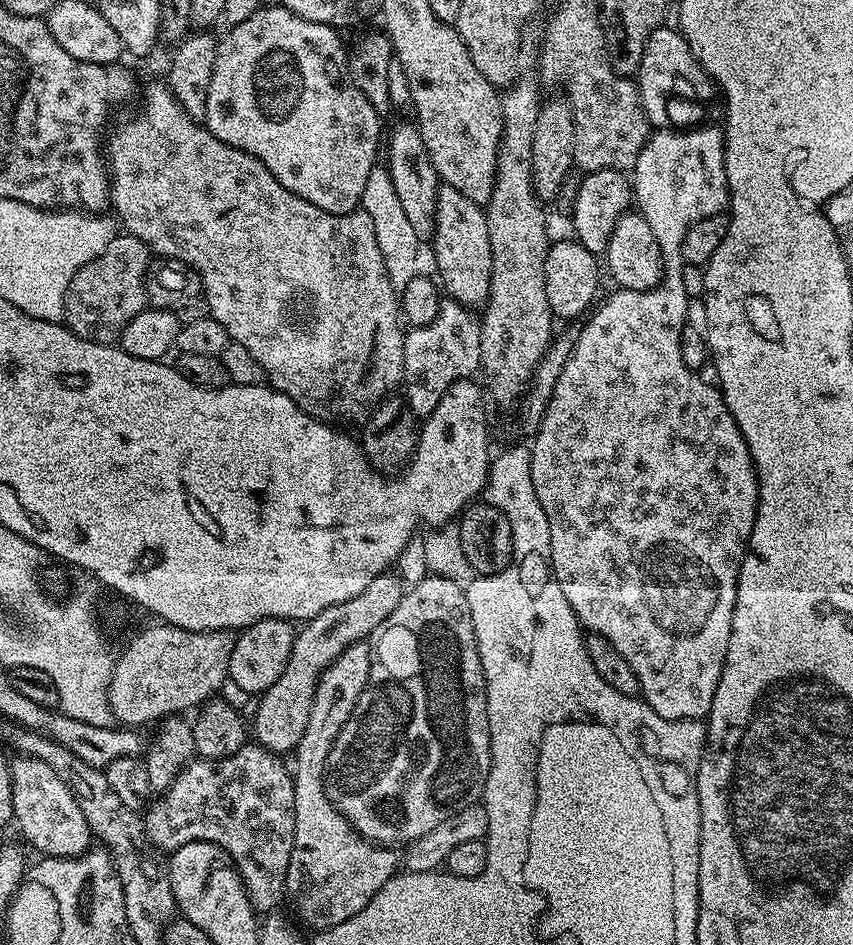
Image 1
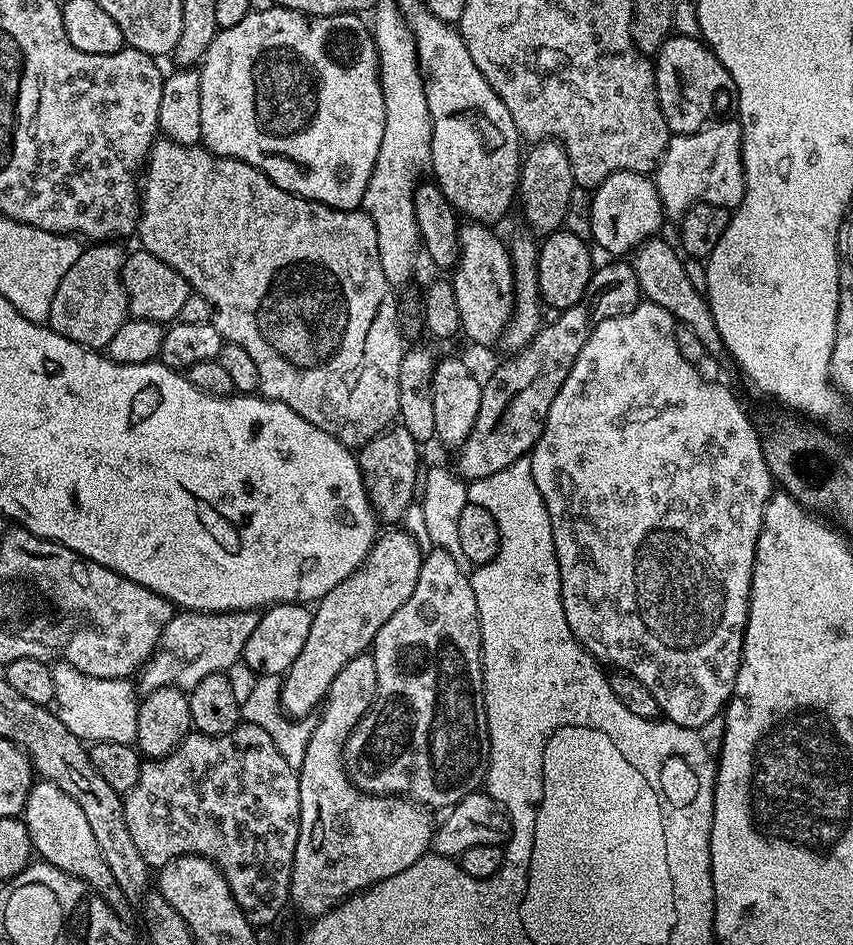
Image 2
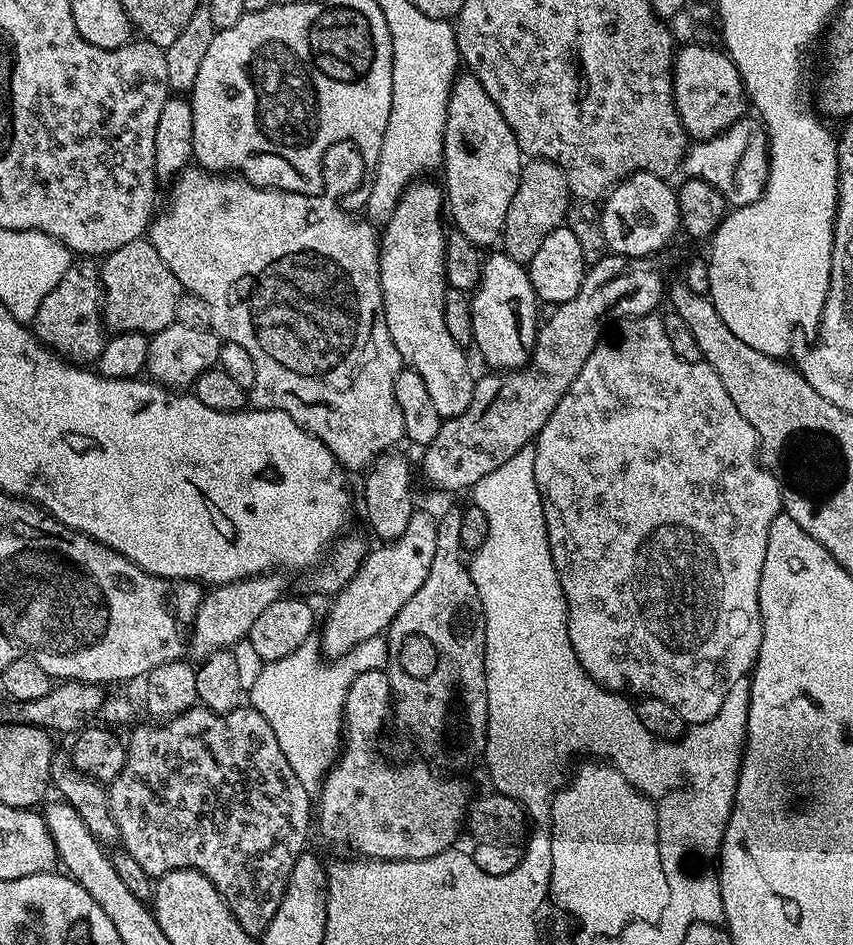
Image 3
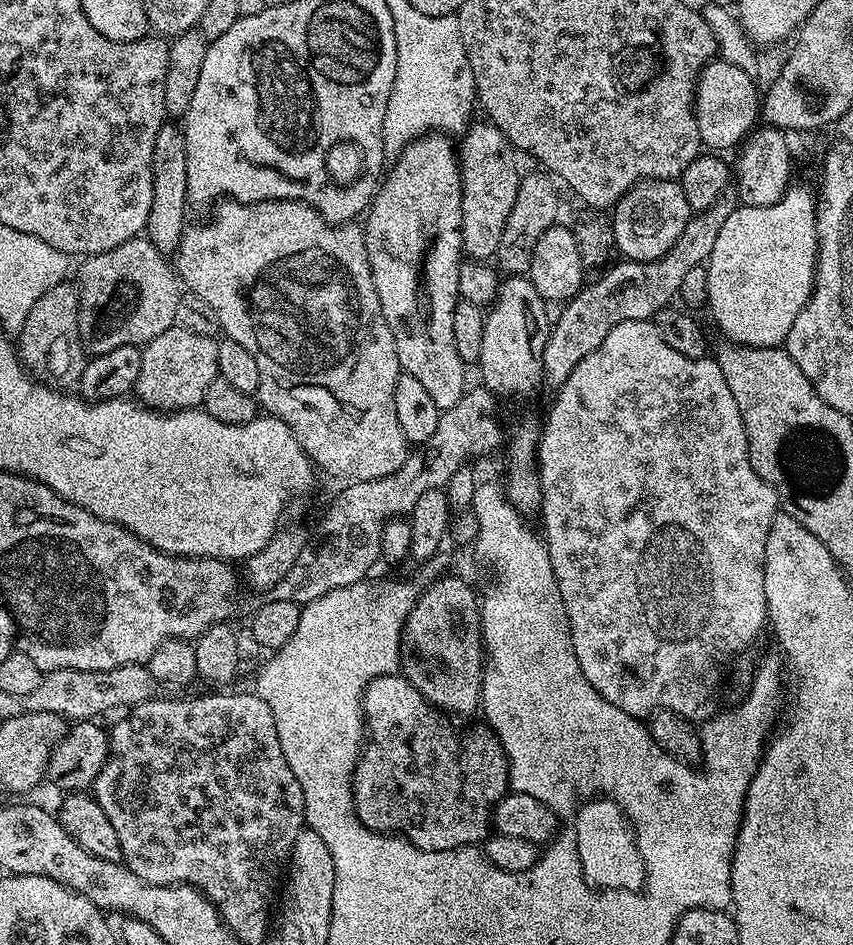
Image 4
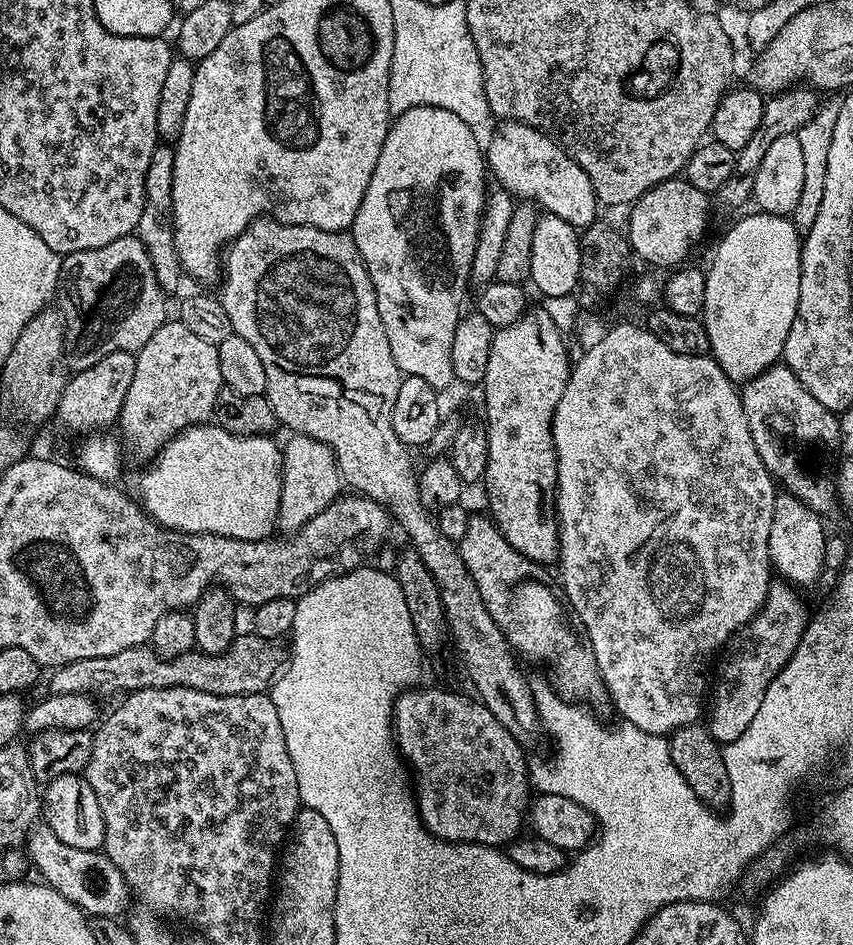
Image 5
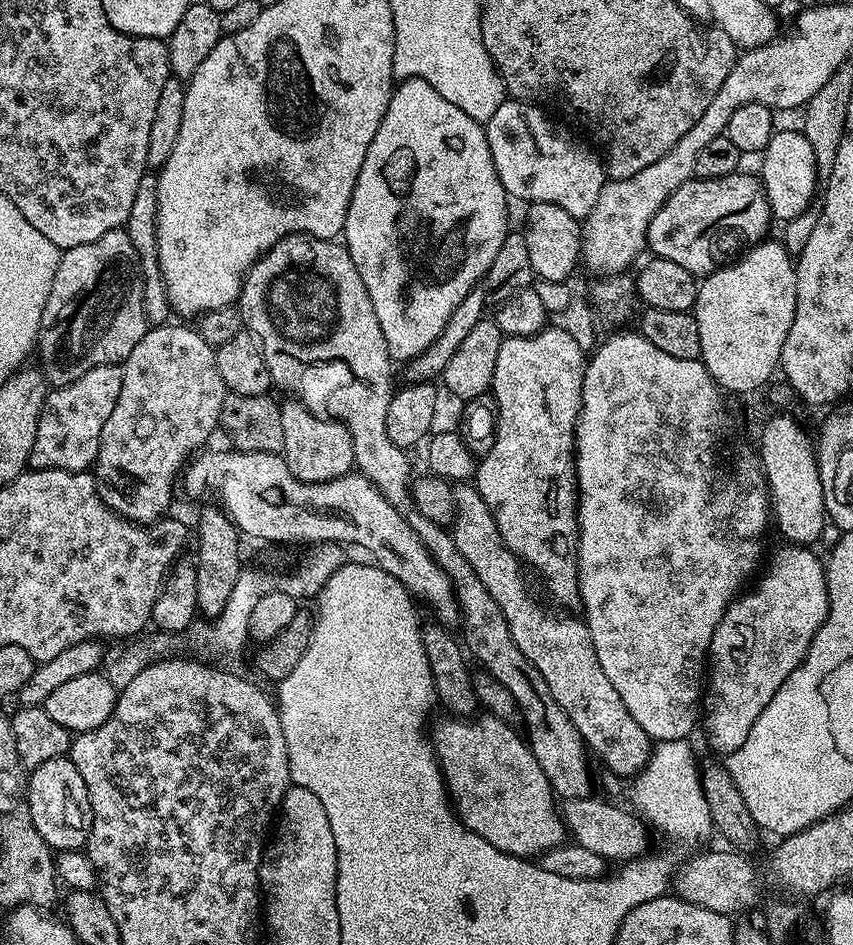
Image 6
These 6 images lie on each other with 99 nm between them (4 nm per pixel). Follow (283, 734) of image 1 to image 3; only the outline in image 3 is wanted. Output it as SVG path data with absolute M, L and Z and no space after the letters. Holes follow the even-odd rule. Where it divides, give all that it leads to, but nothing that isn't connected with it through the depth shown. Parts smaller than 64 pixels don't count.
M420 510L413 511L402 538L384 542L367 553L359 570L346 582L341 592L331 597L324 629L318 632L318 647L325 657L339 658L362 642L373 640L387 633L392 620L422 590L426 574L430 574L430 562L434 562L434 546L438 543L437 521L431 520Z

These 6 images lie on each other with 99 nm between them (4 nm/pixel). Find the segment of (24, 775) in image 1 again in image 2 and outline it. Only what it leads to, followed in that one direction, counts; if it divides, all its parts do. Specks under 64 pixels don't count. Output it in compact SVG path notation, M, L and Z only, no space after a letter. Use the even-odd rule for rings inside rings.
M48 780L33 783L24 803L22 819L28 828L31 847L43 863L85 880L116 911L117 916L127 917L130 901L114 882L114 874L110 874L110 866L106 866L106 858L102 858L102 850L98 850L98 842L90 830L90 822L86 822L86 814L82 814L78 802L74 802L70 794L58 790L58 786Z

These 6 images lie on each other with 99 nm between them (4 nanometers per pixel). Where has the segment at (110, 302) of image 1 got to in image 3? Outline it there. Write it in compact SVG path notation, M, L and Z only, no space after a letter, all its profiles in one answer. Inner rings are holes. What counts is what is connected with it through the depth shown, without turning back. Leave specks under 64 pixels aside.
M84 258L66 270L62 282L42 298L38 314L32 319L31 331L46 348L77 366L92 366L102 354L106 329L102 323L102 289L97 261Z

